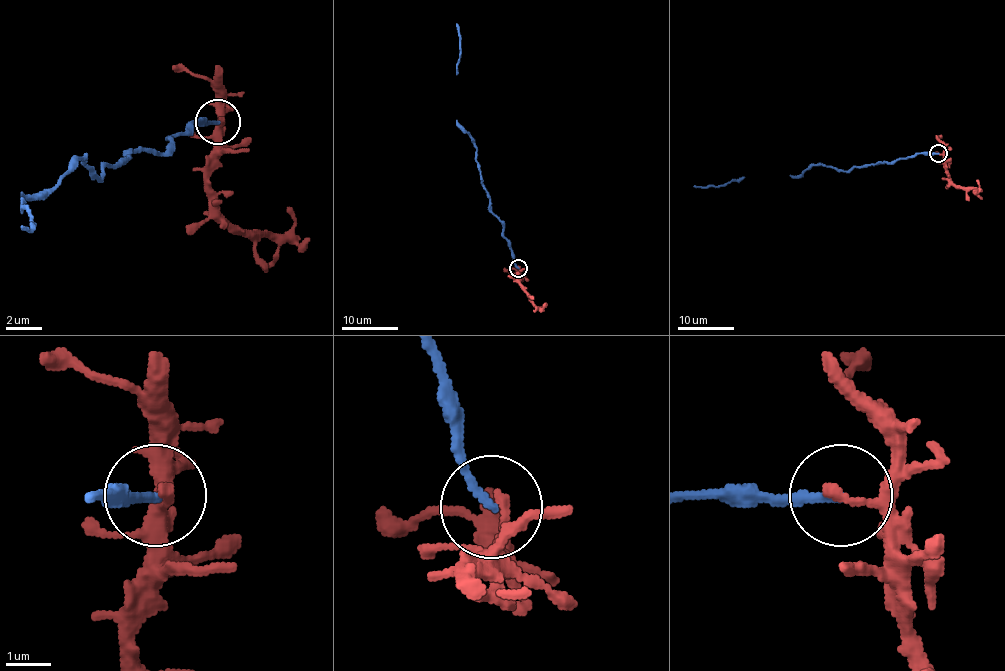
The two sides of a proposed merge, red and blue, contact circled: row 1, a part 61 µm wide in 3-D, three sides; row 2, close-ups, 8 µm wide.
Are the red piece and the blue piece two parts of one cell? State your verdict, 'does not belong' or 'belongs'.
does not belong

